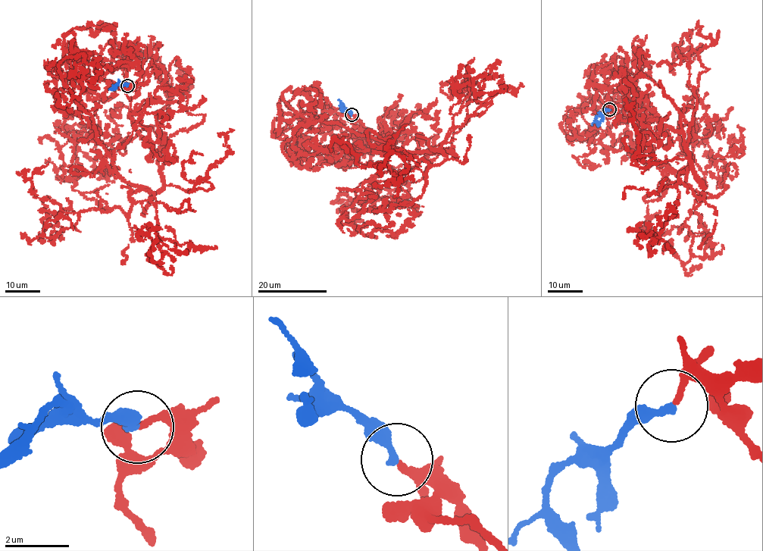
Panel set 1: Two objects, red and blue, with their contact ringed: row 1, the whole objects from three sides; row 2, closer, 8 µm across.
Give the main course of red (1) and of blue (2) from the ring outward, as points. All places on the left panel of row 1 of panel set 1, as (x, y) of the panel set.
1: (127, 86), (162, 188), (129, 195), (128, 216), (81, 211), (52, 243), (42, 220), (66, 198)
2: (126, 86), (118, 83), (108, 89)

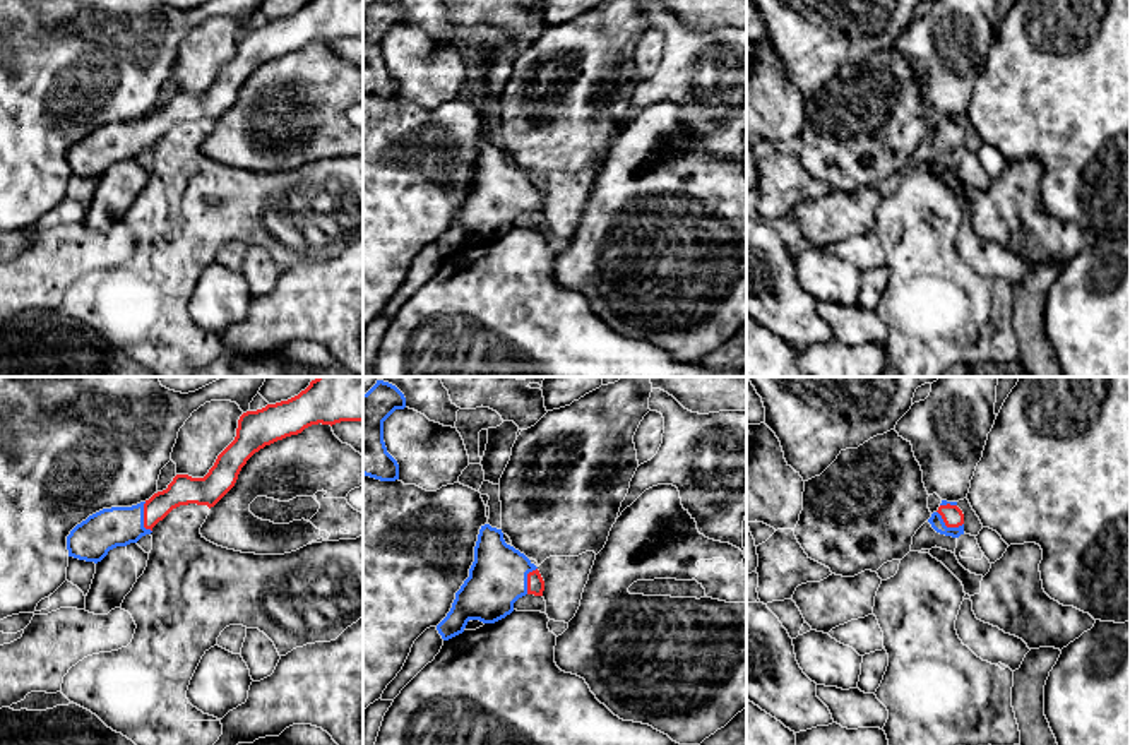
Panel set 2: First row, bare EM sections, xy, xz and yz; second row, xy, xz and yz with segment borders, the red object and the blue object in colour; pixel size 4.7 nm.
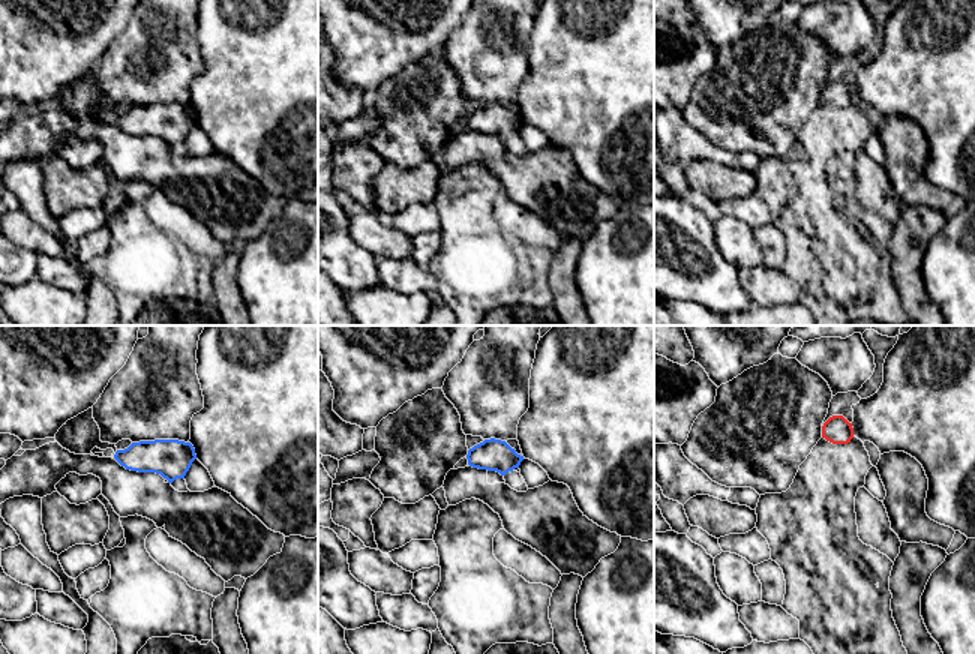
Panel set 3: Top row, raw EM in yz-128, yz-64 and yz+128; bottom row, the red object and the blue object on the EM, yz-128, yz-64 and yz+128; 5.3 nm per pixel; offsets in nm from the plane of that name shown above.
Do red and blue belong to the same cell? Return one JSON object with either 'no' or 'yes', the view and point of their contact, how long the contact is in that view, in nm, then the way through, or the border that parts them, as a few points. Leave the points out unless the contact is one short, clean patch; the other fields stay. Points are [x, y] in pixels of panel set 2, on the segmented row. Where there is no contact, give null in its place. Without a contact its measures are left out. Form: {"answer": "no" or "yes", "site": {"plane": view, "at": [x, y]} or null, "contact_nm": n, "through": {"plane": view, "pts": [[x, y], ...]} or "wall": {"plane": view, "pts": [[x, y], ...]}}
{"answer": "yes", "site": {"plane": "xy", "at": [144, 518]}, "contact_nm": 150, "through": {"plane": "xy", "pts": [[184, 488], [144, 518], [118, 526]]}}

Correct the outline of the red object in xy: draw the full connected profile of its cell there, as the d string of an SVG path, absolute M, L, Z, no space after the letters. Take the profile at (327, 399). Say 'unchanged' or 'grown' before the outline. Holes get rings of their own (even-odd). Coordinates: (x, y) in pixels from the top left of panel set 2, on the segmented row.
grown; M317 377L298 396L247 411L235 440L217 456L204 478L176 474L166 490L132 507L103 509L67 536L68 557L101 562L110 550L137 543L180 505L214 507L236 483L247 461L277 440L312 425L363 421L363 377Z

